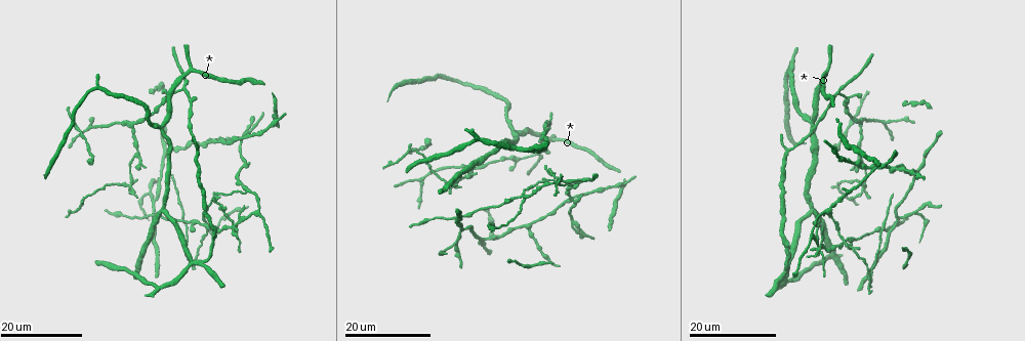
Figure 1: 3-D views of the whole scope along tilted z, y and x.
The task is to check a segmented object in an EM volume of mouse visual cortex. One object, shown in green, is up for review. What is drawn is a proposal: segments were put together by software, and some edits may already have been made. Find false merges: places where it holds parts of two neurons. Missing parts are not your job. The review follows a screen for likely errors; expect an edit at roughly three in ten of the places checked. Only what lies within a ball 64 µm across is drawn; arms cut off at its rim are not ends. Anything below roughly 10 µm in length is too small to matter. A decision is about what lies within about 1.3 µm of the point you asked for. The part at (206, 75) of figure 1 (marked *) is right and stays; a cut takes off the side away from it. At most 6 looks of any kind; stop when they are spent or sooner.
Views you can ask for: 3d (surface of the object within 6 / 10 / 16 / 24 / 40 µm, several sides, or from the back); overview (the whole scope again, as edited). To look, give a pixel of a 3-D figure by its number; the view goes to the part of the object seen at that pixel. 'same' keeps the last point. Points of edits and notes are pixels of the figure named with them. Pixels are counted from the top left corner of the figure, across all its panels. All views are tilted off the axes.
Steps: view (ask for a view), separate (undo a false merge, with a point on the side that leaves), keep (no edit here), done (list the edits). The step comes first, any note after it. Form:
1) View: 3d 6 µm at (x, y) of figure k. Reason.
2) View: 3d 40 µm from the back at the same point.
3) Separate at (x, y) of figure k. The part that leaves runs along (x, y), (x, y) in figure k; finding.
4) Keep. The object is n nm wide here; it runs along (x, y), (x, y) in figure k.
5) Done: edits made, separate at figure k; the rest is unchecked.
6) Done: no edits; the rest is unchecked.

View: 3d 24 µm at (246, 191) of figure 1. Two arms in line, one across.

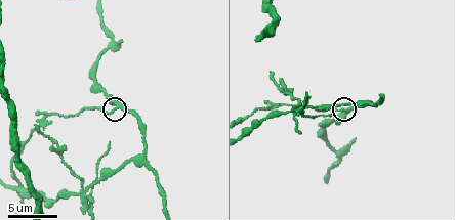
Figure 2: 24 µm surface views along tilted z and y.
View: 3d 10 µm at (343, 110) of figure 2.

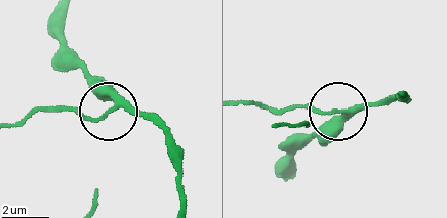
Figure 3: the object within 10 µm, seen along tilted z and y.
Separate at (82, 116) of figure 3. The object is 200 nm wide here; a second neuron is stuck on.

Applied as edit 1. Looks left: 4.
View: overview.

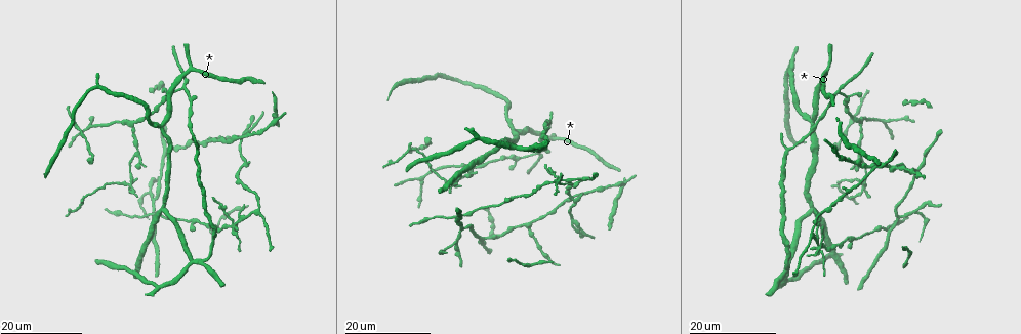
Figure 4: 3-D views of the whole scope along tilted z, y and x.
View: 3d 24 µm at (840, 90) of figure 4. Three-way junction.

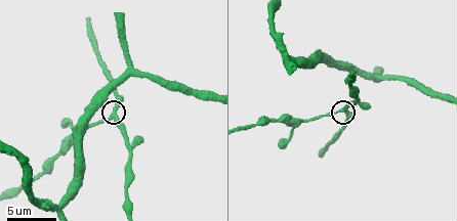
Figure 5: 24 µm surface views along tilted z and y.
View: 3d 10 µm at (111, 116) of figure 5.

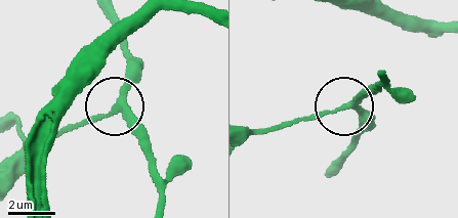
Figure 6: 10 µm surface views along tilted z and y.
Keep. The object is 220 nm wide here; it runs along (163, 202), (149, 162), (117, 105), (137, 61) in figure 6; continuous, no second neuron.

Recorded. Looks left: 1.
Done: edits made, separate at figure 3; the rest is unchecked.

